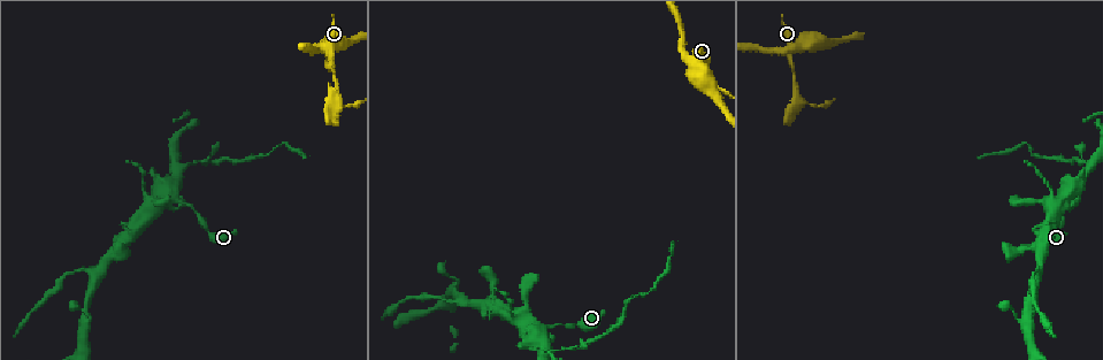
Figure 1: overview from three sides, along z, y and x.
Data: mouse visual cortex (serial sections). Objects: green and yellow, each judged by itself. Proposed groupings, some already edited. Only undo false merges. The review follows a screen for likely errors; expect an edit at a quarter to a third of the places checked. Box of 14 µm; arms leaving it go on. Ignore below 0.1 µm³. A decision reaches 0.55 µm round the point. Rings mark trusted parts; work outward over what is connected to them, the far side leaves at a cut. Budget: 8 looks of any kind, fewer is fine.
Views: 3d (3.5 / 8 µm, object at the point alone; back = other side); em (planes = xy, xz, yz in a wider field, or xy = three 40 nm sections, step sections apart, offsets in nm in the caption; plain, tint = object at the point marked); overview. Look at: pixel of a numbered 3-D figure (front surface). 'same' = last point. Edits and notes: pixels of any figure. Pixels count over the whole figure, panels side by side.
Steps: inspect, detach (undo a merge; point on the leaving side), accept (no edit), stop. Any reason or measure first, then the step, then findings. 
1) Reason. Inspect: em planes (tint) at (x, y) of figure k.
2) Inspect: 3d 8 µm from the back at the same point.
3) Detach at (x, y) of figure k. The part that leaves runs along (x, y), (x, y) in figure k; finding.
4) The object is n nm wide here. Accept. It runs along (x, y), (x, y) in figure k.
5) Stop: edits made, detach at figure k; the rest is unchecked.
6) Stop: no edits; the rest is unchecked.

Inspect: 3d 3.5 µm from the back at (332, 99) of figure 1.

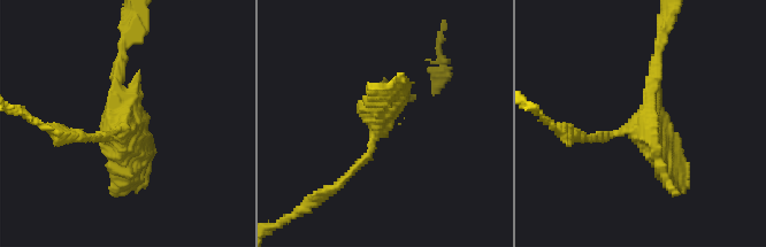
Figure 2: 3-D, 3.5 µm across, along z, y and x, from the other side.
Accept. It runs along (658, 51), (641, 129), (584, 136) in figure 2; continuous, no second cell.

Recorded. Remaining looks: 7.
Abrupt turn. Inspect: em xy step 3 (tint) at (174, 195) of figure 1.

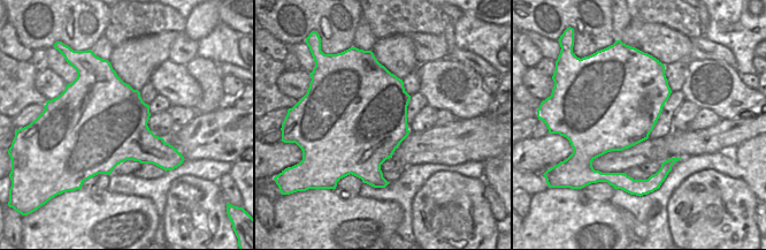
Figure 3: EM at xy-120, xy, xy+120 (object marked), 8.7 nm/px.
Inspect: 3d 3.5 µm at the same point.

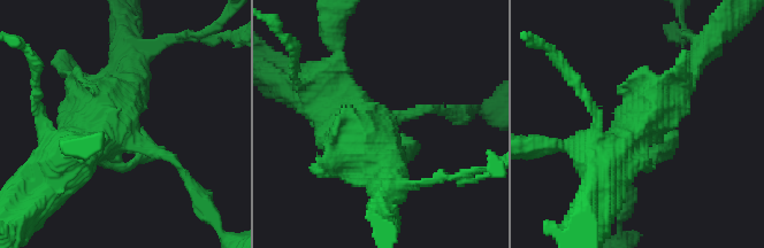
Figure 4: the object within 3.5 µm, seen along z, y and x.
Accept. It runs along (438, 111), (364, 121), (314, 91) in figure 4; all the same cell.

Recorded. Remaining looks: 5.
Thin neck. Inspect: 3d 3.5 µm from the back at (568, 349) of figure 1.

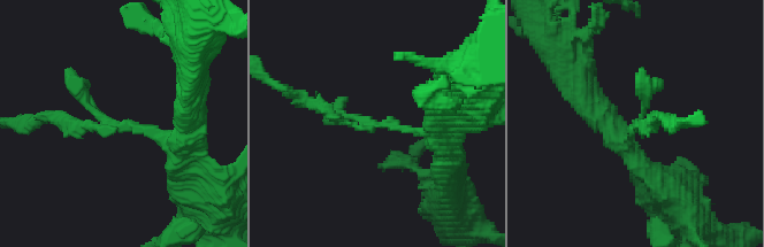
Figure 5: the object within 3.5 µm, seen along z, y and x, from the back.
Inspect: em xy step 5 (tint) at (117, 127) of figure 5.

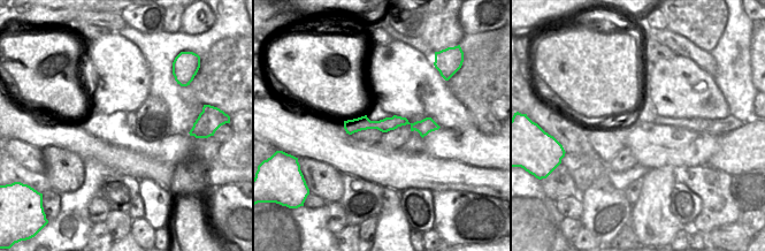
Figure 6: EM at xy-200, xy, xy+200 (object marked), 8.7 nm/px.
Detach at (48, 114) of figure 5. The part that leaves runs along (85, 129), (54, 117), (22, 121) in figure 5; a second cell is stuck on.

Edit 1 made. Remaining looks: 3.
Stop: edits made, detach at figure 5; the rest is unchecked.

